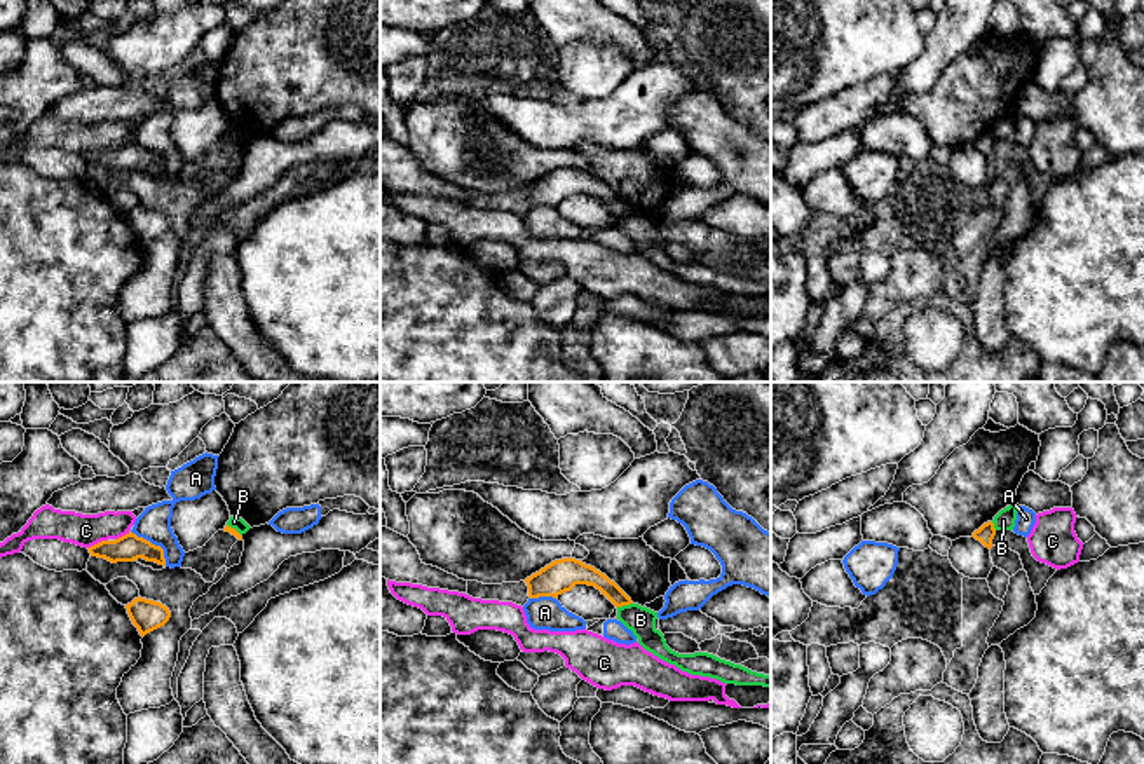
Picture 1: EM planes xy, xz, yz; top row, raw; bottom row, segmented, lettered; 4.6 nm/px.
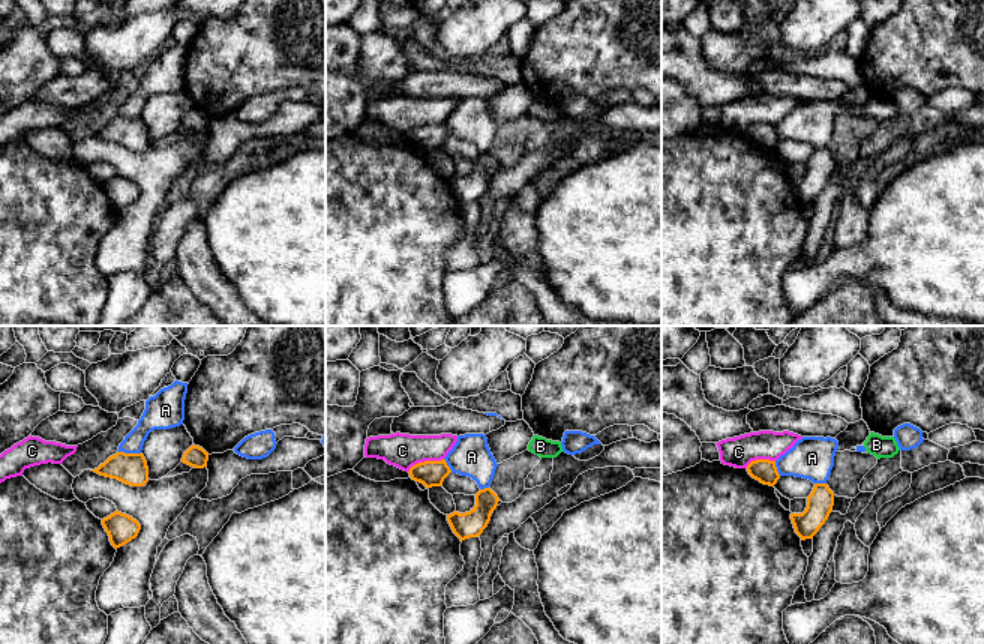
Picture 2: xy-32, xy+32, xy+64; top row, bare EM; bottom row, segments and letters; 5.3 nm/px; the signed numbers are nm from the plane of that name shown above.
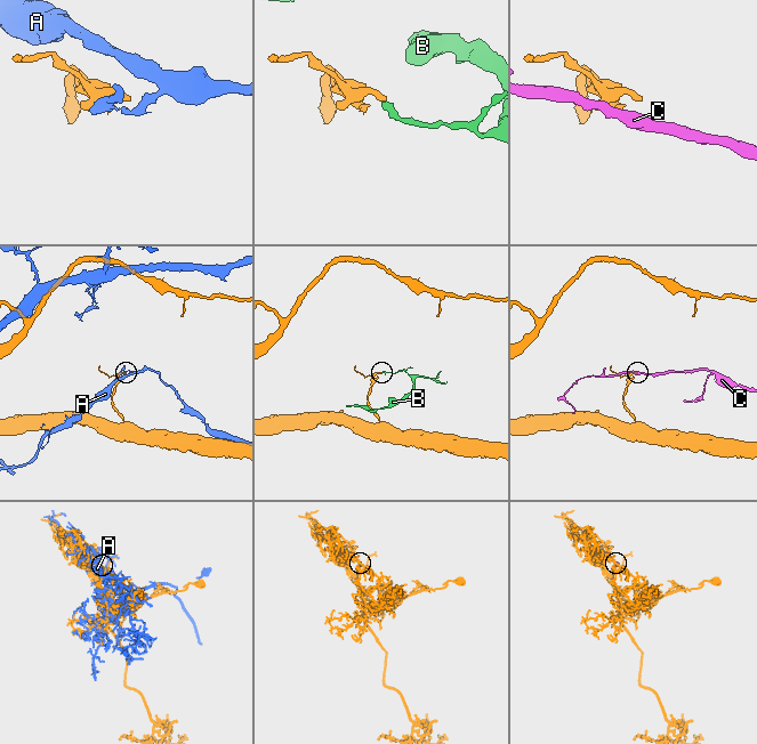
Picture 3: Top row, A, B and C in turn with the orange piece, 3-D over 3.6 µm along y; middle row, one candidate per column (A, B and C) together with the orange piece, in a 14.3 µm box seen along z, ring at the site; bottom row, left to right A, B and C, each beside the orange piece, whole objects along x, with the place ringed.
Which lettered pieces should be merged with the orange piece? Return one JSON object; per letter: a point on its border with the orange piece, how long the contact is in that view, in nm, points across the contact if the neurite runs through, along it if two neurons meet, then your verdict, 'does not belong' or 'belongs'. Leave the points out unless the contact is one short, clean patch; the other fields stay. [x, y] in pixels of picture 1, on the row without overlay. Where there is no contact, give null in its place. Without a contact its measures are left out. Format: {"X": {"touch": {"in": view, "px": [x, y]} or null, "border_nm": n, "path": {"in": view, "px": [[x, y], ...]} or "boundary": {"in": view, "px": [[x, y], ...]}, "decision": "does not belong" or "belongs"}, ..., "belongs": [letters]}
{"A": {"touch": {"in": "xy", "px": [154, 154]}, "border_nm": 240, "decision": "does not belong"}, "B": {"touch": {"in": "xz", "px": [625, 213]}, "border_nm": 80, "boundary": {"in": "xz", "px": [[632, 211], [618, 217]]}, "decision": "does not belong"}, "C": {"touch": {"in": "xy", "px": [96, 154]}, "border_nm": 100, "boundary": {"in": "xy", "px": [[107, 149], [88, 157]]}, "decision": "does not belong"}, "belongs": []}

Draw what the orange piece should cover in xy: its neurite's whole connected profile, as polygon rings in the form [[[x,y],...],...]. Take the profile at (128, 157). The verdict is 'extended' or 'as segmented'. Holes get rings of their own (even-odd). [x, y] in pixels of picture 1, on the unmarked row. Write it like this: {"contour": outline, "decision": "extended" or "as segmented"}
{"contour": [[[133,141],[115,150],[101,150],[87,159],[91,166],[105,167],[112,173],[143,167],[166,176],[164,159]]], "decision": "as segmented"}

